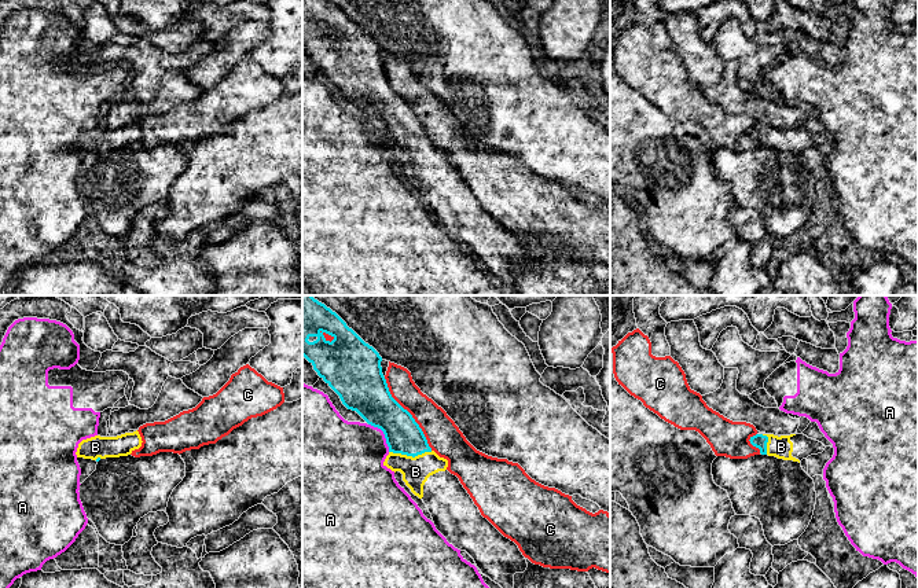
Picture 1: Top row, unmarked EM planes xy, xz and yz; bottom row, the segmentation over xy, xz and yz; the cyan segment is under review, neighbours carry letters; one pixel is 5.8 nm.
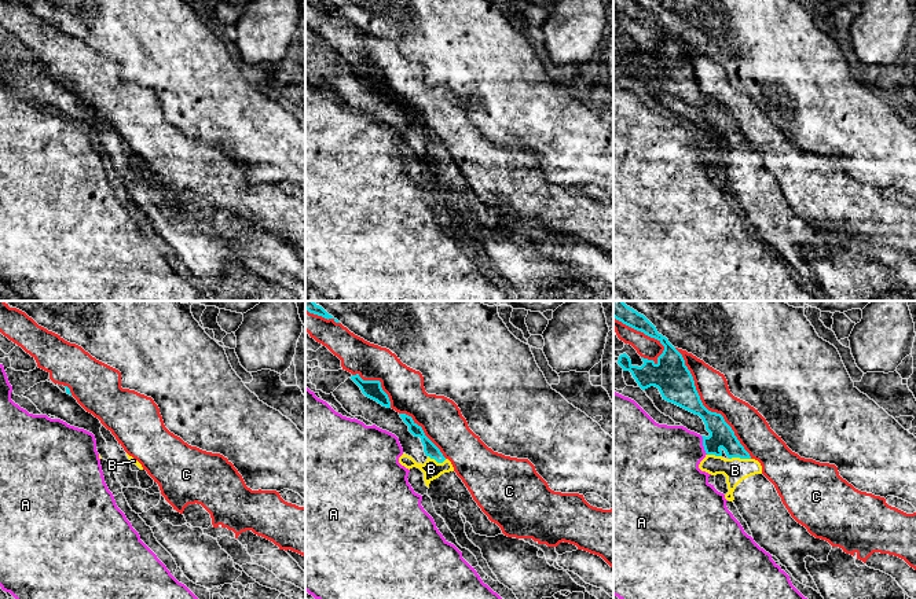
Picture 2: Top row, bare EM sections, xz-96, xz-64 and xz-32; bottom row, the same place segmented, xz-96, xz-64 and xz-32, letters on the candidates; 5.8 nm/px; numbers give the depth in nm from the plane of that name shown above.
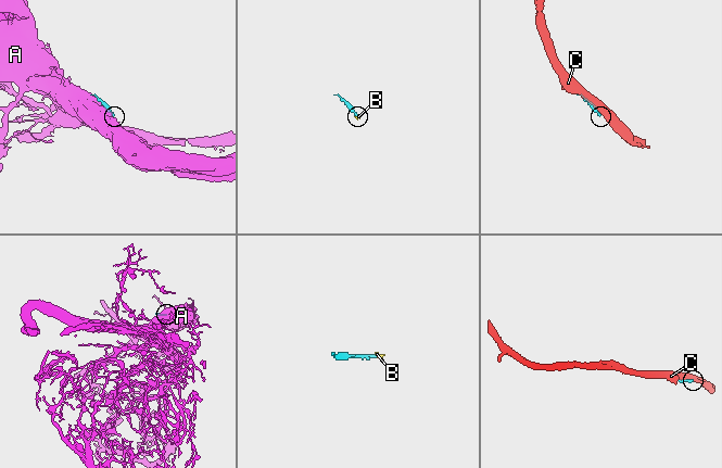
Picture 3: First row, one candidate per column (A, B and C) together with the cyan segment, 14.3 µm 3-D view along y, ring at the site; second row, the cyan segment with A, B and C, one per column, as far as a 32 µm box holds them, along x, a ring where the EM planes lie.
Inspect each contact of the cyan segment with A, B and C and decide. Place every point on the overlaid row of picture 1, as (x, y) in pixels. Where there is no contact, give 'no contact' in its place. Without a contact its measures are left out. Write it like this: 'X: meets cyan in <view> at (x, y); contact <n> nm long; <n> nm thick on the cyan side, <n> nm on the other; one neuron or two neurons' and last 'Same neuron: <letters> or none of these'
A: meets cyan in xz at (384, 433); contact 200 nm long; 240 nm thick on the cyan side, 420 nm on the other; two neurons
B: meets cyan in xz at (410, 455); contact 260 nm long; 220 nm thick on the cyan side, 160 nm on the other; one neuron
C: meets cyan in xz at (410, 414); contact 500 nm long; 220 nm thick on the cyan side, 200 nm on the other; two neurons
Same neuron: B

